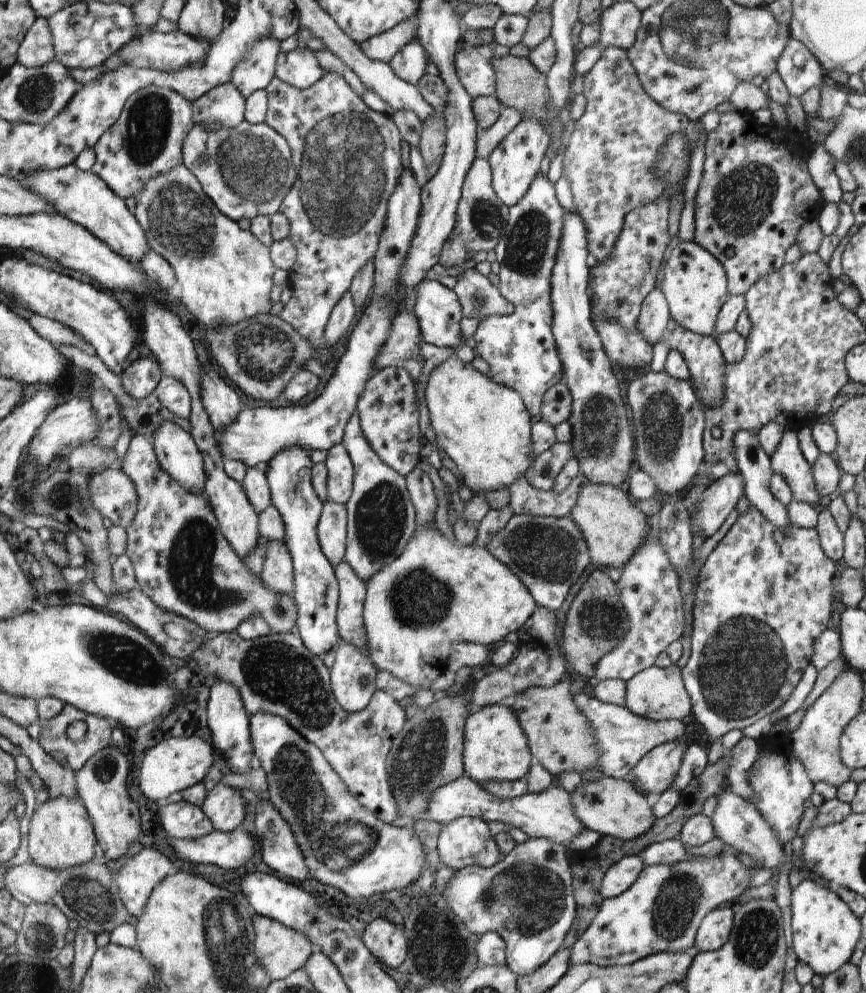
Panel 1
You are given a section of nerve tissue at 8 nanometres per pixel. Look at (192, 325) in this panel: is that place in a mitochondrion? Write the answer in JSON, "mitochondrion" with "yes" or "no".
{"mitochondrion":"no"}

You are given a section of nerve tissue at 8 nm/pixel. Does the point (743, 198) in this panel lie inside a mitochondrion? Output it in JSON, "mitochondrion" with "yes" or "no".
{"mitochondrion":"yes"}

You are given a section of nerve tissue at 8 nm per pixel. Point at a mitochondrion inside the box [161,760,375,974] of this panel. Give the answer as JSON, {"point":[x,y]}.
{"point":[224,950]}

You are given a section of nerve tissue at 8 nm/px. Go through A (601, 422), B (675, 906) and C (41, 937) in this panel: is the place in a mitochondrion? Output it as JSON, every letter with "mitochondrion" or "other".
{"A":"mitochondrion","B":"mitochondrion","C":"mitochondrion"}

